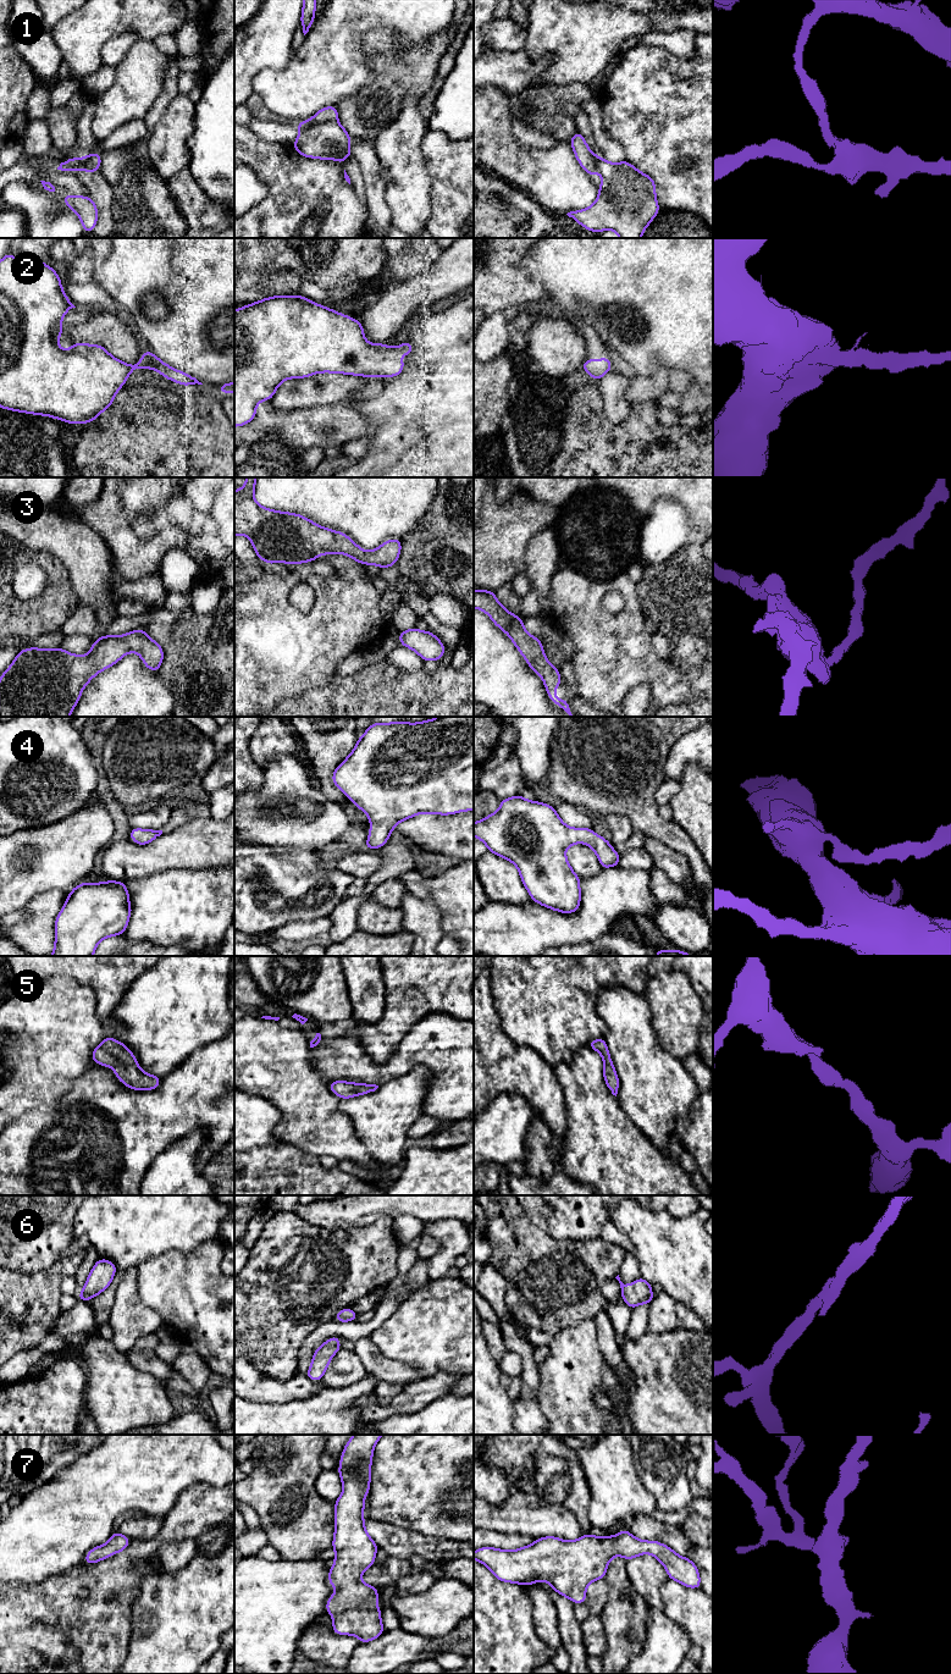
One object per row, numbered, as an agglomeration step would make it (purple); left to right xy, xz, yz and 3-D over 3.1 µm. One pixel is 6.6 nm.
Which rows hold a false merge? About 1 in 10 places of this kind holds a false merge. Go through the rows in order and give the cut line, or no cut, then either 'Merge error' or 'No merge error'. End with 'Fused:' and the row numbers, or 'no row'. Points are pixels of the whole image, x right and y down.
1: Split along xz (309, 120), (314, 123), (335, 121). Merge error
2: No split. No merge error
3: No split. No merge error
4: No split. No merge error
5: No split. No merge error
6: No split. No merge error
7: No split. No merge error
Fused: 1

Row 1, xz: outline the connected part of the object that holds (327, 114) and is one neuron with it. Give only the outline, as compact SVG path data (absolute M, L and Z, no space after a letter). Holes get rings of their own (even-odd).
M326 106L319 110L309 121L314 125L336 121L338 118L337 106Z

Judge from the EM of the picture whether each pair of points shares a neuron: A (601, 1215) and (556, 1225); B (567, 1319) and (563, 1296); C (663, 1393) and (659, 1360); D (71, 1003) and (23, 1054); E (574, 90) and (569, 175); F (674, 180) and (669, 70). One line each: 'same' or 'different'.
A: same
B: same
C: same
D: same
E: different
F: same

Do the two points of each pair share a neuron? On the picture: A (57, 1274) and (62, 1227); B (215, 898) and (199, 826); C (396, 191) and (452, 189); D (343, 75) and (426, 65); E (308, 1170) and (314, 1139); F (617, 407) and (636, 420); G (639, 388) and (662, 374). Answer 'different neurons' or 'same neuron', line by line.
A: different neurons
B: different neurons
C: different neurons
D: different neurons
E: different neurons
F: different neurons
G: same neuron

